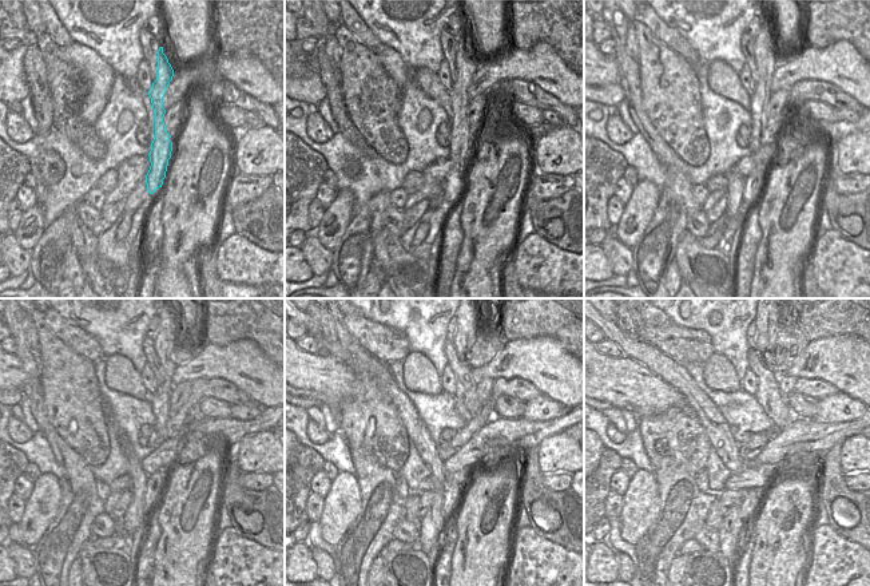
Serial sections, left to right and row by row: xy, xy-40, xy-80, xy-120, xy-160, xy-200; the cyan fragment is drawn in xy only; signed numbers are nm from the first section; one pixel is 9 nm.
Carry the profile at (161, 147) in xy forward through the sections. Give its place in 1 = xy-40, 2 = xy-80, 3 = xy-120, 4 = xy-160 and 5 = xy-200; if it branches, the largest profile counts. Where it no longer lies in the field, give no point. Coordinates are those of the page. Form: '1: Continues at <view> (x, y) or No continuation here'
1: Continues at xy-40 (461, 141)
2: Continues at xy-80 (766, 56)
3: Continues at xy-120 (166, 340)
4: Continues at xy-160 (467, 325)
5: Continues at xy-200 (766, 325)

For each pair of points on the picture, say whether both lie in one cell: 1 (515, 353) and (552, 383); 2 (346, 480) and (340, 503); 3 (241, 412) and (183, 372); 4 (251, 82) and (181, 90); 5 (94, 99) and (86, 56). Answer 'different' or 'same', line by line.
1: same
2: same
3: different
4: same
5: same

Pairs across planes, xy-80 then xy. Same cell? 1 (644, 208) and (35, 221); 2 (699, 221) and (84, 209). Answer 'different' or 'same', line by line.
1: same
2: same

